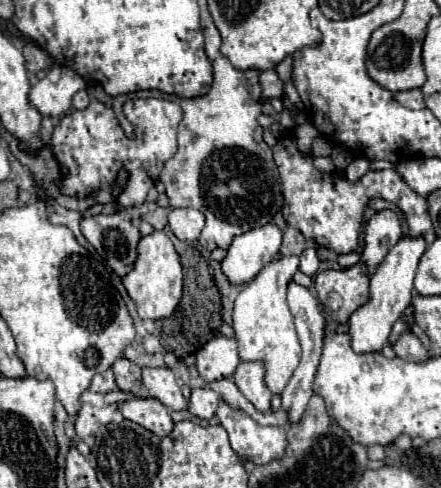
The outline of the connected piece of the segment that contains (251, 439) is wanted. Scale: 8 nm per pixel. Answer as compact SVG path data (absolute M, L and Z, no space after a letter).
M219 402L217 414L219 424L227 430L231 448L245 462L269 464L281 460L287 448L287 434L279 426L259 426L247 412L231 408L227 402Z

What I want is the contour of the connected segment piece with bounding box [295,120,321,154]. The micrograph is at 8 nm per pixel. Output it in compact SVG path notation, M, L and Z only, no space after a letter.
M307 120L307 122L303 122L303 124L299 124L297 128L295 128L295 134L297 134L297 142L299 142L299 150L303 150L305 154L309 154L307 150L311 150L311 144L313 144L313 140L317 138L317 136L321 136L321 132Z

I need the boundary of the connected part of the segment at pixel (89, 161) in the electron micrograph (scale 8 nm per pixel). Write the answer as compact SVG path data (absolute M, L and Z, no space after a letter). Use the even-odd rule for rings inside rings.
M137 98L123 106L123 112L135 126L135 140L129 140L119 126L119 120L111 108L99 100L91 100L85 110L75 110L71 116L63 116L59 126L51 136L51 148L57 156L67 178L61 182L63 194L83 198L93 188L103 188L113 192L115 174L125 168L131 176L127 188L117 196L123 208L141 206L145 202L147 190L157 182L163 164L177 152L177 126L181 122L181 106L165 98ZM163 116L163 120L161 120Z

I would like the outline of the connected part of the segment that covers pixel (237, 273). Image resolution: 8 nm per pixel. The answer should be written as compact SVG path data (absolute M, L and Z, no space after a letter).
M275 224L249 230L235 236L227 248L227 256L221 262L221 272L233 286L247 284L257 272L279 254L281 230Z

